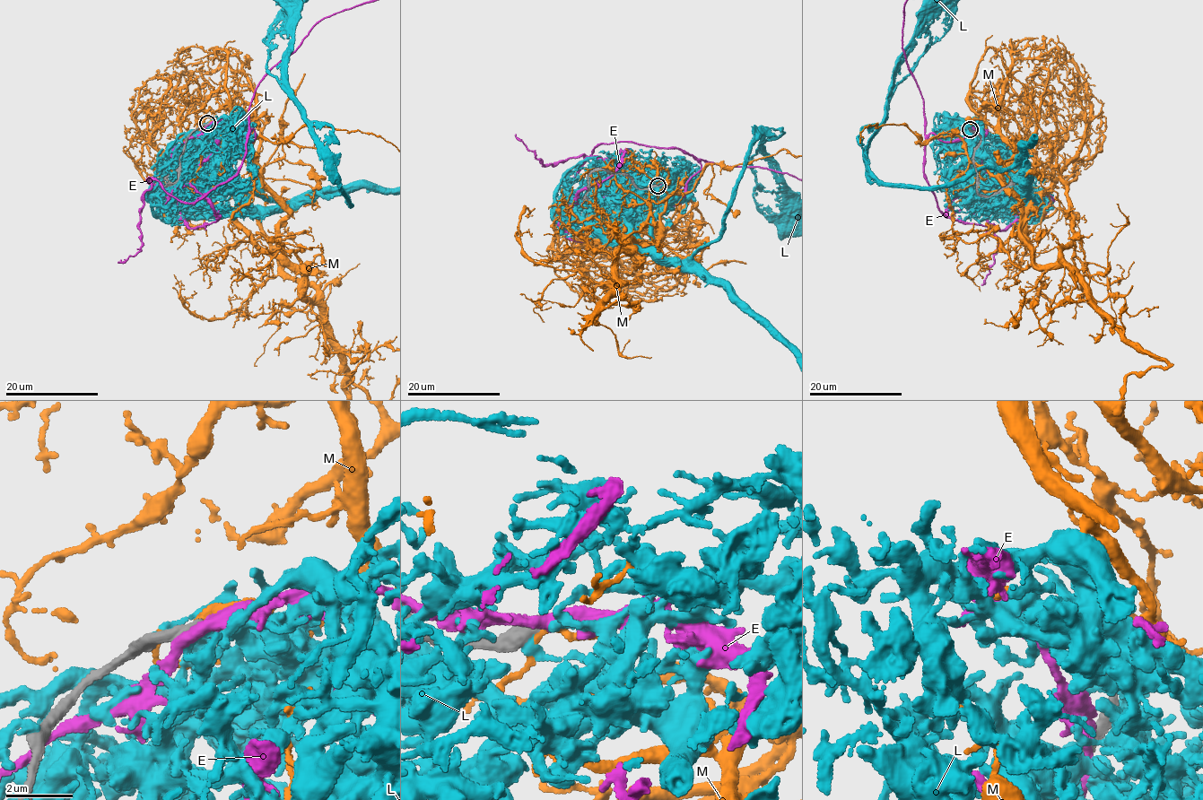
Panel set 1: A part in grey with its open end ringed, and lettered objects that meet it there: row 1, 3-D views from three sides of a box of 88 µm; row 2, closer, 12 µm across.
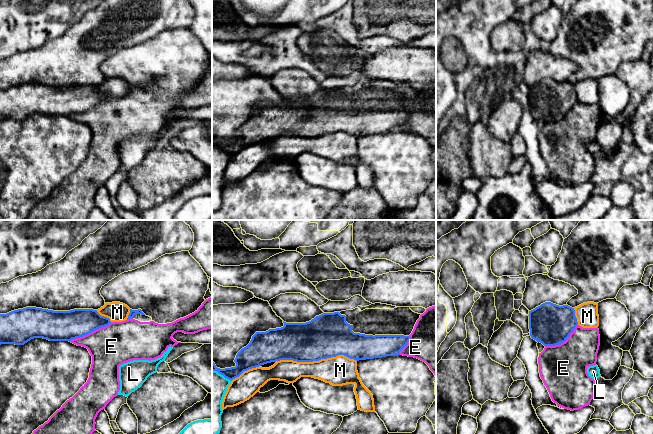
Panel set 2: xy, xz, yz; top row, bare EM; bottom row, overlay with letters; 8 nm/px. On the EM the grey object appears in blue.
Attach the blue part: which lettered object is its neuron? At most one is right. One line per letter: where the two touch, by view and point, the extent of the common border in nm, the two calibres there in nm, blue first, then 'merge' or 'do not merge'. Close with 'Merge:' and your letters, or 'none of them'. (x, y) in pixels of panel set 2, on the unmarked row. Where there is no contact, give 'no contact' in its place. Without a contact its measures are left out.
E: xy (90, 108) | 380 nm | 240/340 nm | do not merge
L: xz (222, 150) | 180 nm | 180/240 nm | do not merge
M: xz (316, 136) | 650 nm | 360/240 nm | do not merge
Merge: none of them

